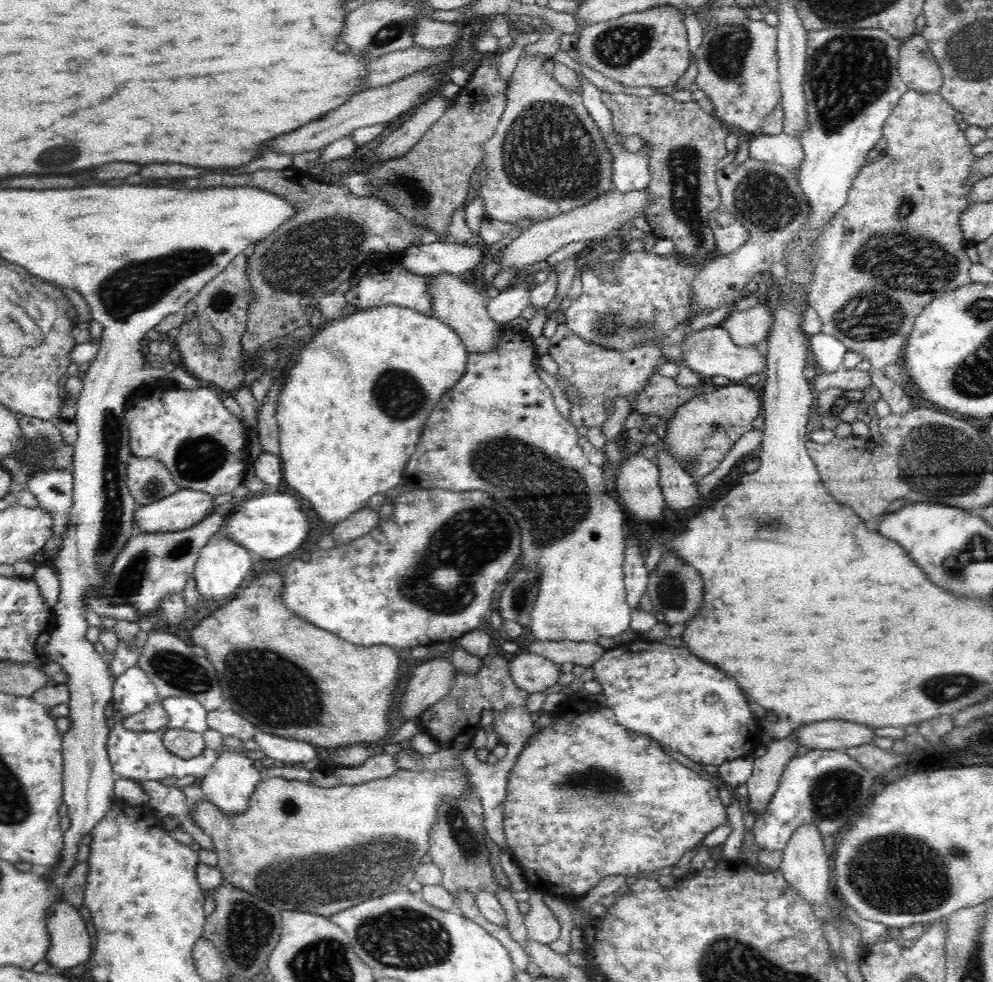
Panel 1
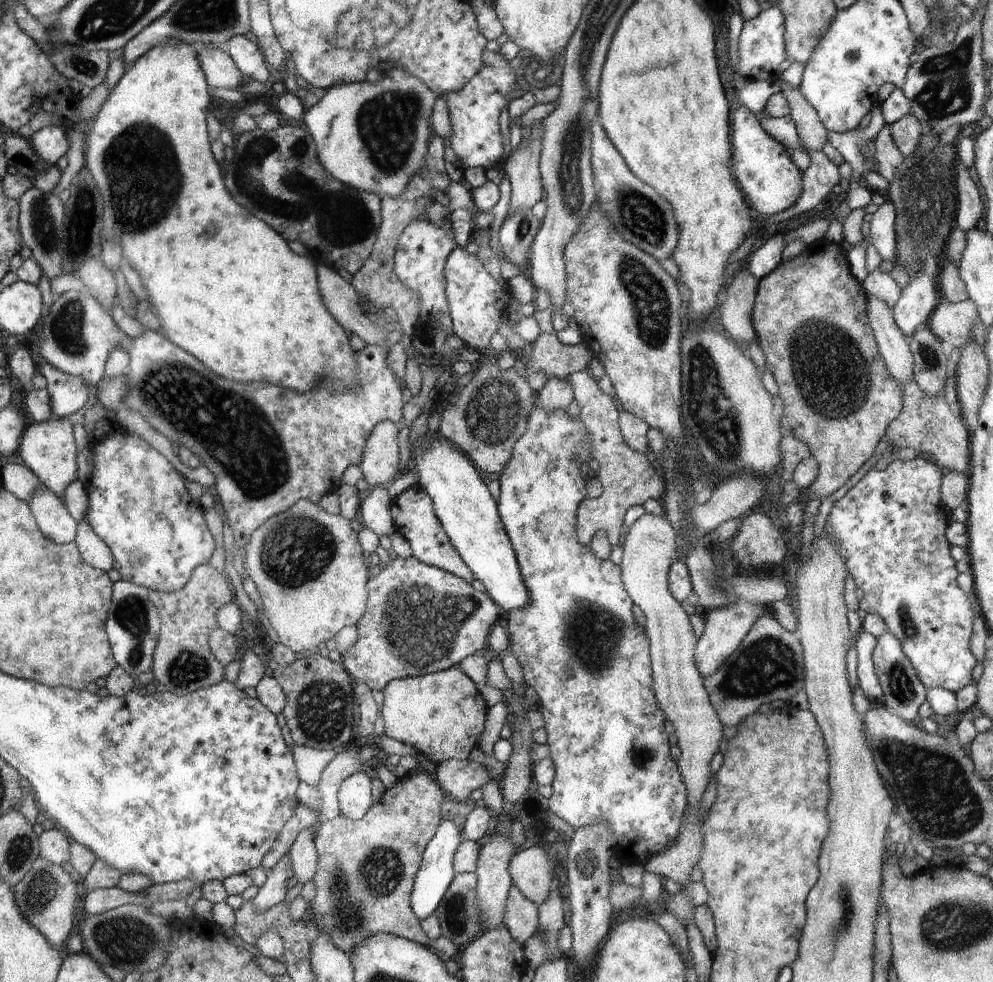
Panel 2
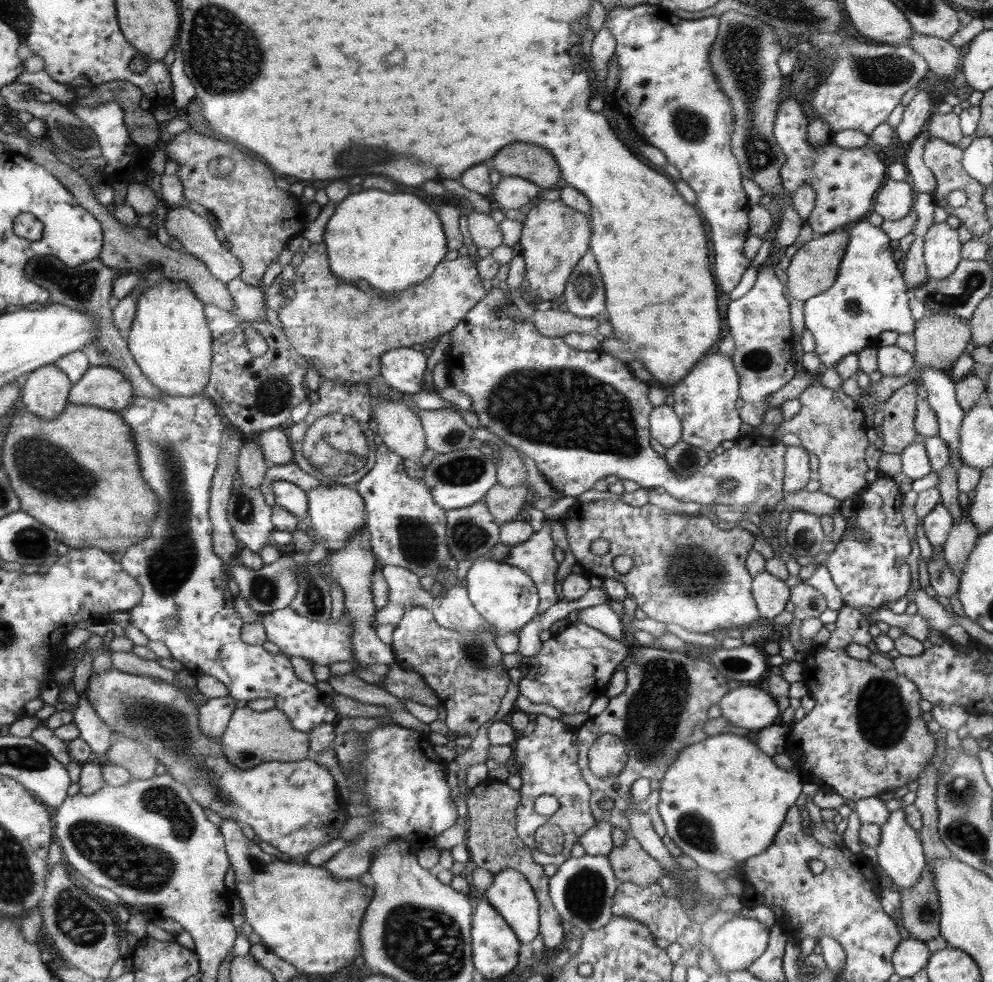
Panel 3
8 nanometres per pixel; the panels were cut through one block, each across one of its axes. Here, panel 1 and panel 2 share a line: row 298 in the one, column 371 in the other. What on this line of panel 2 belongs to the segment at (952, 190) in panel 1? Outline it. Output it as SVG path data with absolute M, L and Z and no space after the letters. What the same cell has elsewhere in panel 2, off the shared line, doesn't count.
M419 769L398 780L396 786L392 786L390 790L386 789L379 801L361 820L352 821L346 816L339 815L333 820L314 825L311 829L314 832L314 844L318 854L318 868L312 880L316 896L308 908L312 914L312 921L307 925L320 928L328 936L330 944L340 948L340 952L344 952L349 958L352 958L352 952L358 944L364 944L368 936L376 936L378 932L398 936L424 947L448 950L450 954L457 954L459 948L452 946L443 935L435 941L428 938L410 906L410 896L426 846L440 826L440 807L446 799L447 796L436 784L434 775Z

